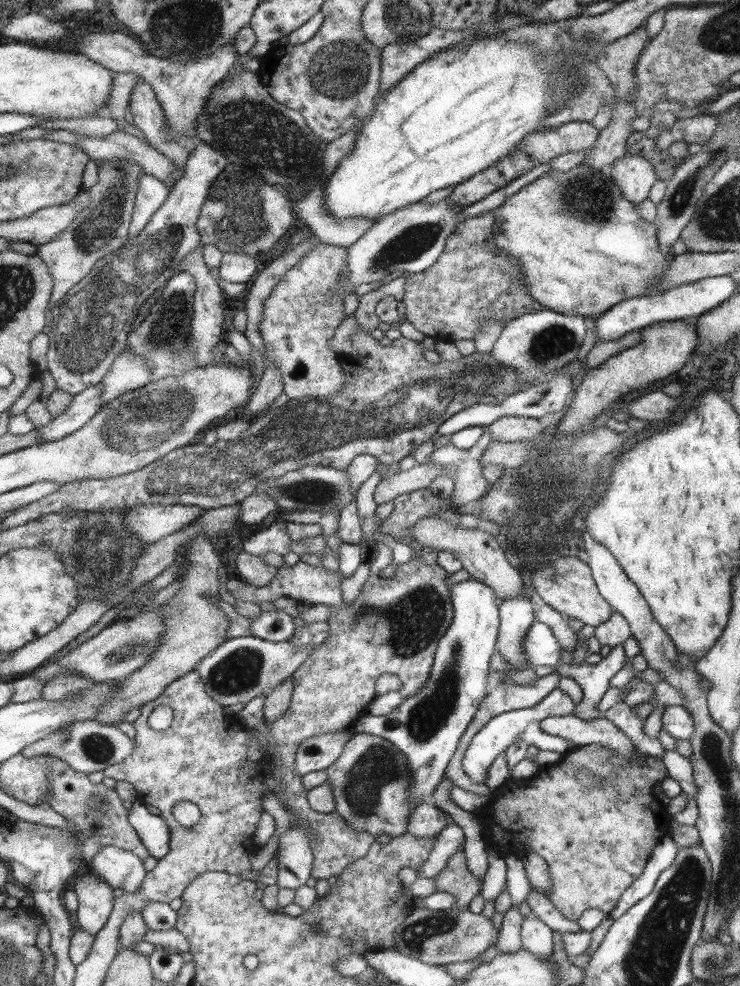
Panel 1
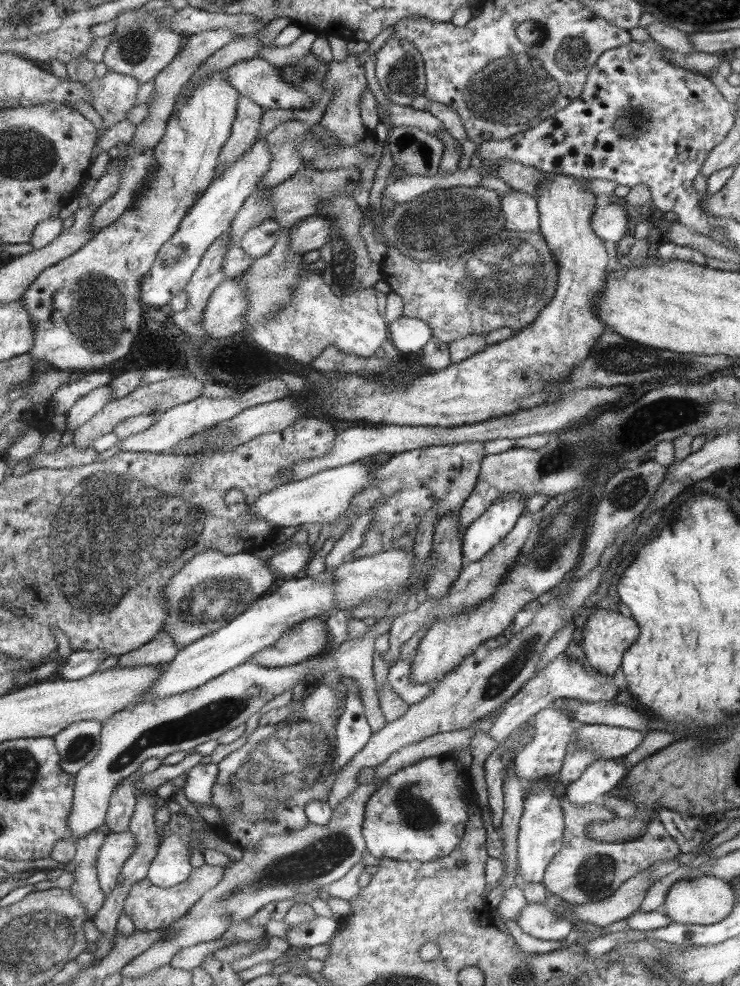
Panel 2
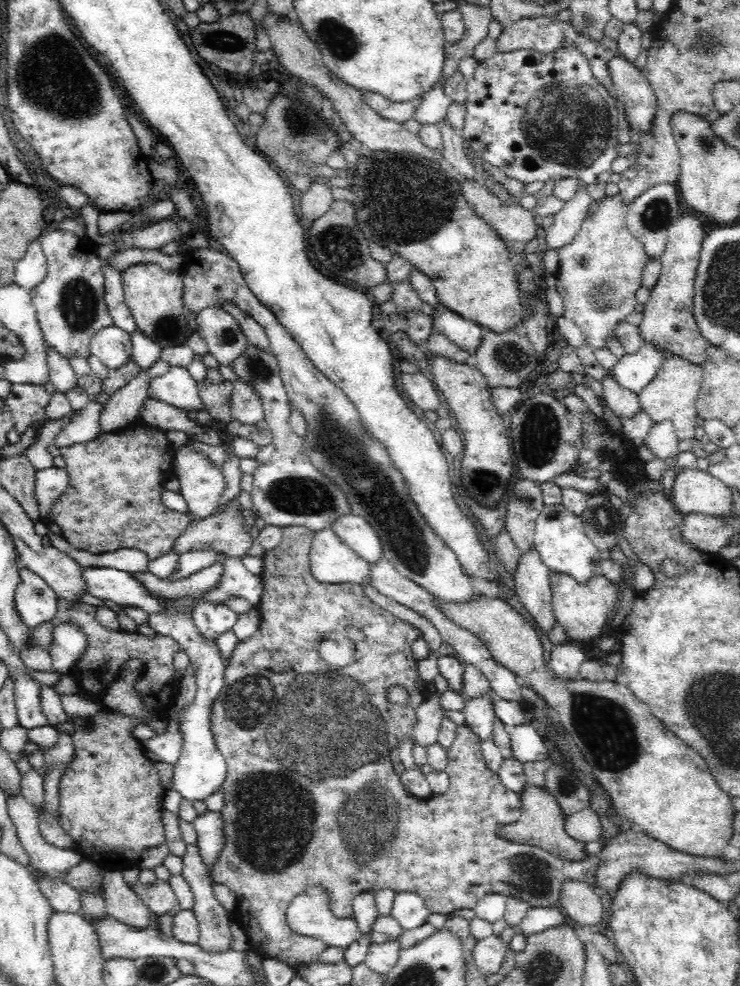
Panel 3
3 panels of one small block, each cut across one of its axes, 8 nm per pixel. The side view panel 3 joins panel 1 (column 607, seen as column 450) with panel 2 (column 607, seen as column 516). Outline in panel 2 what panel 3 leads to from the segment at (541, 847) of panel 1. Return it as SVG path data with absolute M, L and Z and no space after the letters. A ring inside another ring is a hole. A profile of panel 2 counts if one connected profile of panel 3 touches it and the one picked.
M611 792L583 807L577 807L564 797L560 799L560 804L564 810L563 846L553 855L542 883L546 891L557 895L569 905L587 904L610 897L621 883L632 879L637 872L644 871L658 860L674 858L681 853L680 846L673 841L655 814L647 823L645 834L633 841L605 843L586 836L589 824L637 814L637 806L632 801L611 795Z

